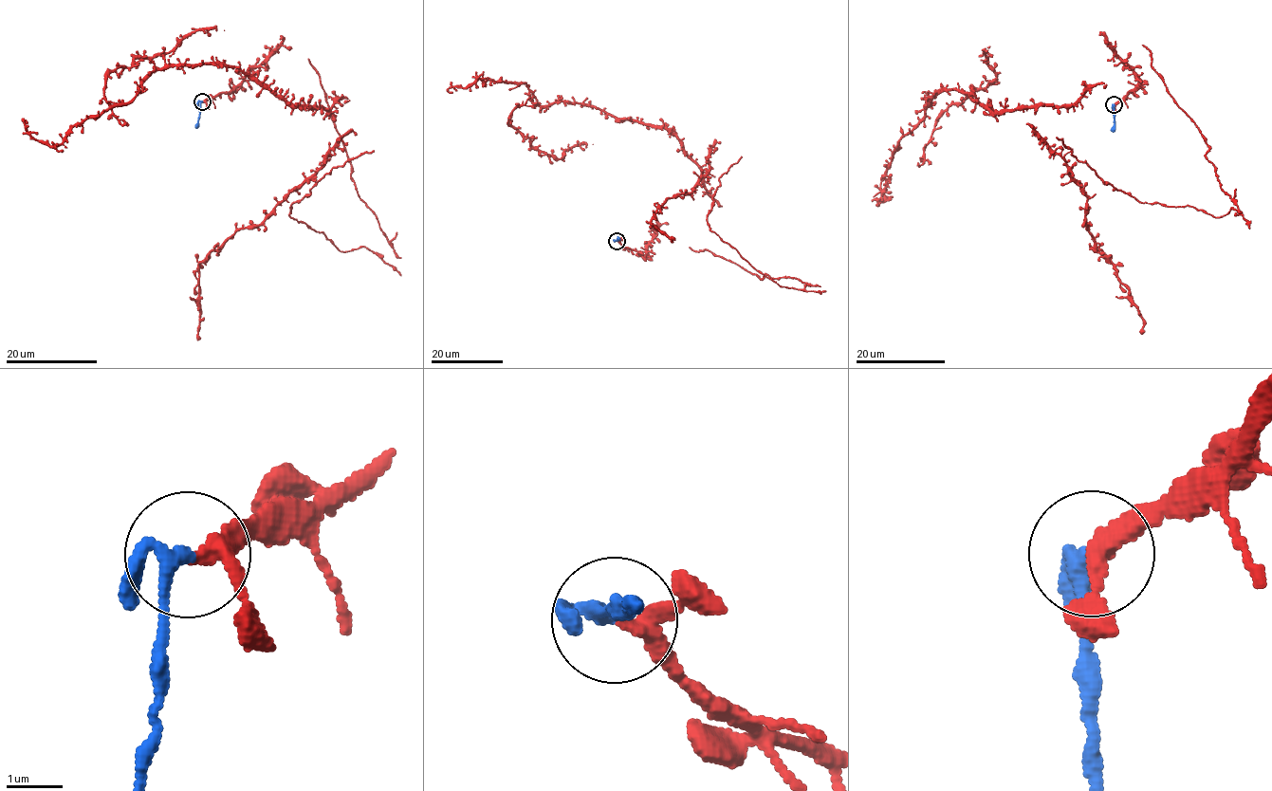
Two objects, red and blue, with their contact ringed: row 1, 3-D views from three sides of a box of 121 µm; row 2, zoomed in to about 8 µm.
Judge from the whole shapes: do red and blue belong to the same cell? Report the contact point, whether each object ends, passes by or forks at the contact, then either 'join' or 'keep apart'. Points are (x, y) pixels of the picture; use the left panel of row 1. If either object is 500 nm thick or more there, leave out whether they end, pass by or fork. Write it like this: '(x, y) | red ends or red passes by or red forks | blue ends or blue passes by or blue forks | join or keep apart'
(202, 101) | red passes by | blue passes by | join

